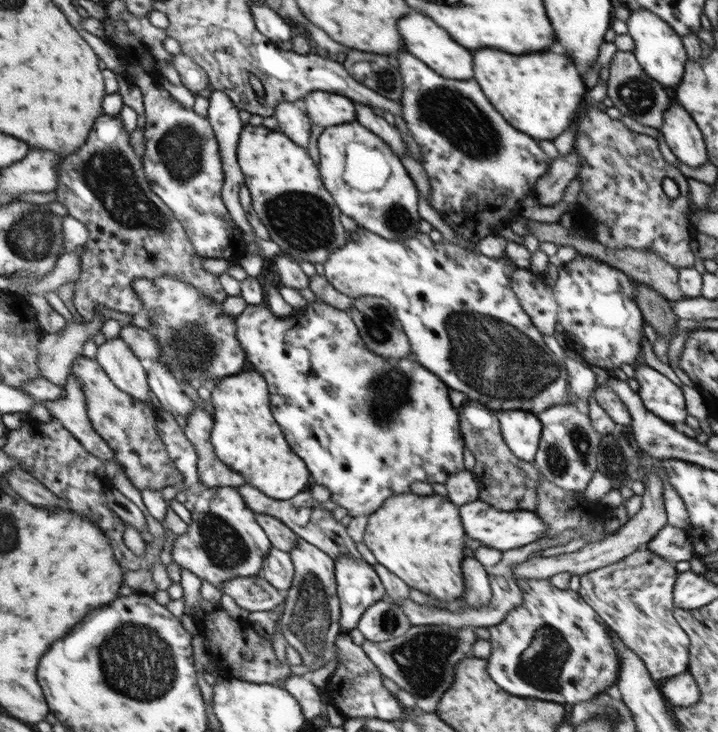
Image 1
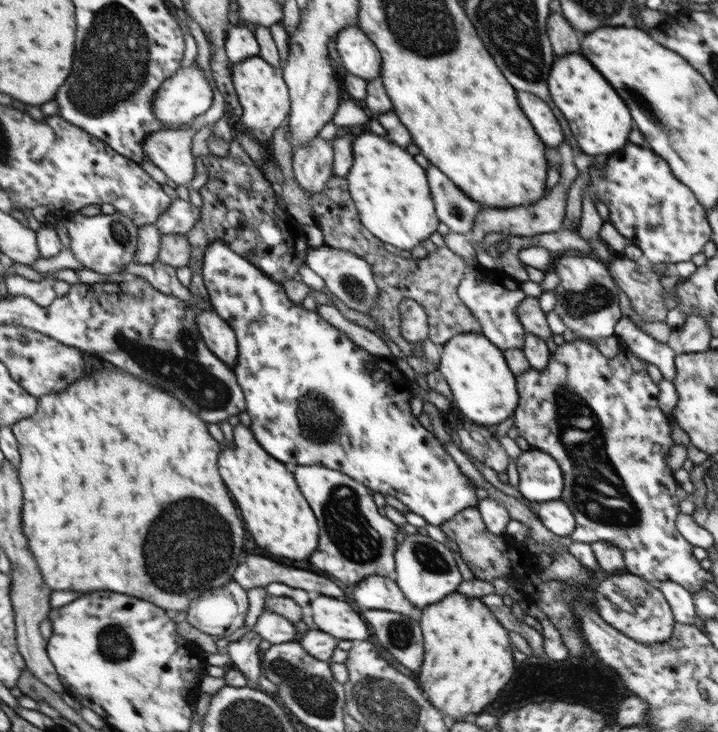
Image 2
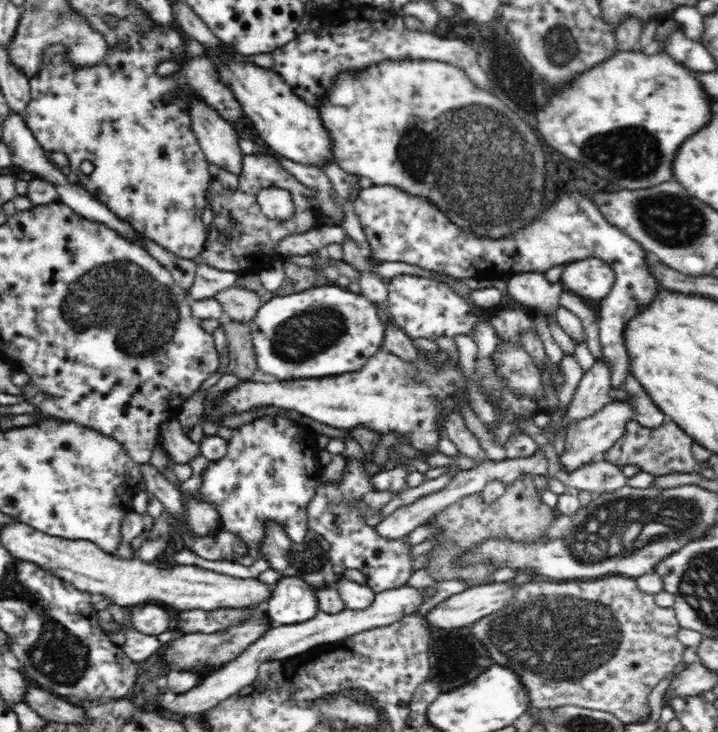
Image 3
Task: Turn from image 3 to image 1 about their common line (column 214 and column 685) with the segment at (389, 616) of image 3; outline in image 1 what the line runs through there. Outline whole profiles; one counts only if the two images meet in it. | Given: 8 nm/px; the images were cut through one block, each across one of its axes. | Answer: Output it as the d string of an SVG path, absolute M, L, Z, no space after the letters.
M689 670L663 680L660 689L670 704L681 707L696 704L701 695L697 682Z

